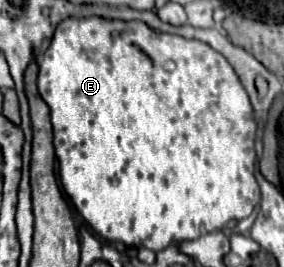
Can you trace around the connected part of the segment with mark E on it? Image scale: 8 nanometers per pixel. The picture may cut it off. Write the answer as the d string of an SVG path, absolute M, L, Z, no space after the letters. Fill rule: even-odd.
M101 16L89 18L65 18L57 24L51 46L43 54L43 64L39 66L39 94L51 108L51 124L55 132L55 152L59 160L59 176L63 190L85 218L92 230L107 242L123 242L145 246L149 250L163 250L171 242L193 240L203 232L215 232L225 228L229 220L247 218L253 208L259 204L259 186L253 176L255 172L255 130L257 124L253 120L253 108L249 96L235 74L233 66L211 46L199 40L187 40L177 34L165 34L151 30L145 22L123 22L123 20L107 20ZM131 28L131 32L123 32L119 38L111 38L111 30Z

